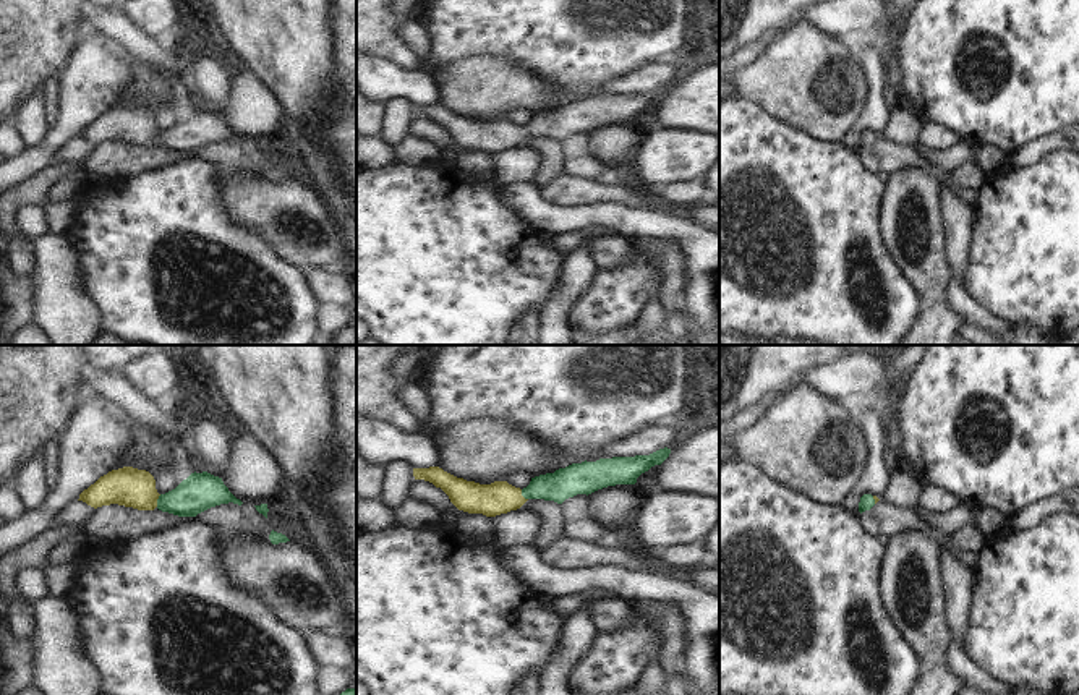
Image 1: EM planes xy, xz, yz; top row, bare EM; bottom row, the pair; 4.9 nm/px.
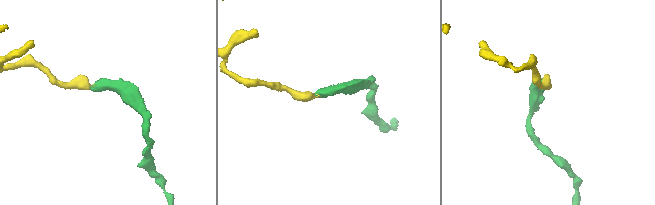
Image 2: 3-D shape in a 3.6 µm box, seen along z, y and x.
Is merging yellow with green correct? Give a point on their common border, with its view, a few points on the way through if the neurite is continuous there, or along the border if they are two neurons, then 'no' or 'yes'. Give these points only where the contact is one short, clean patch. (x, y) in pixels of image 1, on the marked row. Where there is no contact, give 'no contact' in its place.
xy (156, 501) | across xy (128, 486), (156, 501), (185, 501), (200, 491) | yes

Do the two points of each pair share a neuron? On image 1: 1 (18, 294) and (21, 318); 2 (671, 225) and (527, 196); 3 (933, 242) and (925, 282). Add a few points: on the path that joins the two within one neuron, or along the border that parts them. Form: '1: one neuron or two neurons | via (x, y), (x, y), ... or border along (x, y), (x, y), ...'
1: one neuron | via (20, 300), (21, 311)
2: one neuron | via (635, 221), (624, 221), (616, 216), (562, 216)
3: one neuron | via (927, 251), (925, 272)

